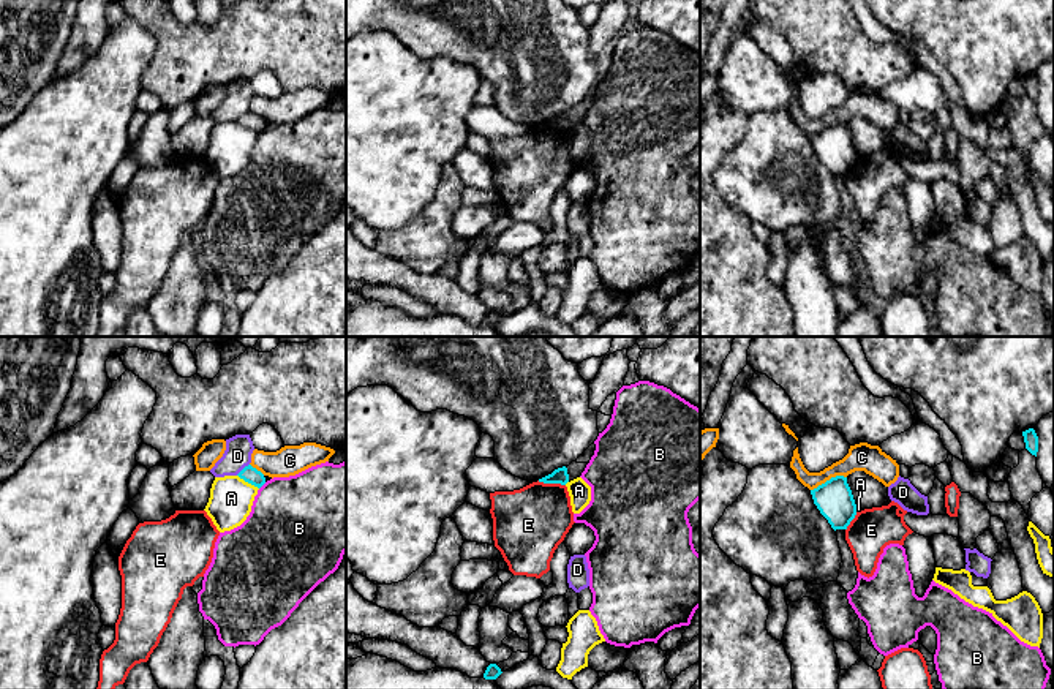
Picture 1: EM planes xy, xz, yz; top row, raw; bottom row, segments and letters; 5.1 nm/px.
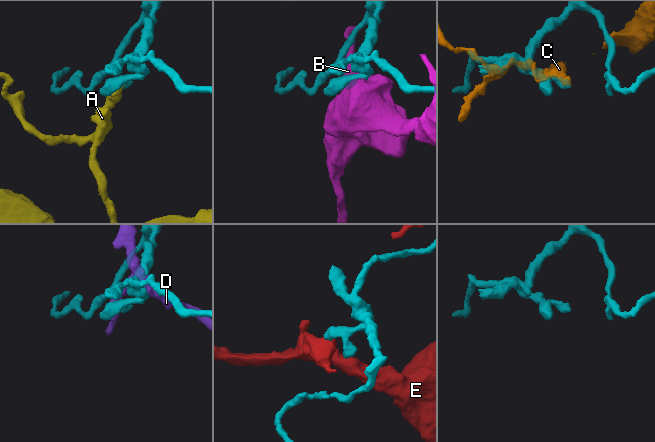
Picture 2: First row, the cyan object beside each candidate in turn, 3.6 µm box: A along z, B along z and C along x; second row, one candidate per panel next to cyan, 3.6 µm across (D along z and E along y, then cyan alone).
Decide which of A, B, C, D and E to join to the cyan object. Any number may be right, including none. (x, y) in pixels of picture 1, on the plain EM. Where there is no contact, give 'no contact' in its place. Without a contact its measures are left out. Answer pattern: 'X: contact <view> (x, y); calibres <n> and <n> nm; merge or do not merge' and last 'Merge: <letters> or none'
A: contact xy (248, 128); calibres 90 and 220 nm; do not merge
B: contact xy (263, 130); calibres 90 and 460 nm; do not merge
C: contact yz (830, 125); calibres 190 and 140 nm; do not merge
D: contact xy (244, 114); calibres 90 and 140 nm; do not merge
E: contact xz (552, 128); calibres 80 and 360 nm; do not merge
Merge: none

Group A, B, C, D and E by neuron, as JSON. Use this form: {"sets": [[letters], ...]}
{"sets": [["A"], ["B"], ["C"], ["D"], ["E"]]}

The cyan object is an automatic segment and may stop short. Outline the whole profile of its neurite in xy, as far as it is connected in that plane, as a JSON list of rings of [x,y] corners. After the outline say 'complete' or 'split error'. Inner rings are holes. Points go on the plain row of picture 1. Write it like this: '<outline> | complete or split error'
[[[251,111],[245,112],[237,122],[258,134],[261,134],[265,130],[264,120]]] | complete

